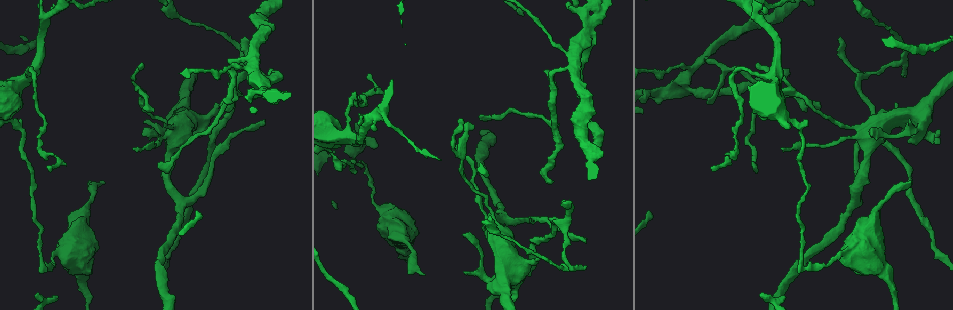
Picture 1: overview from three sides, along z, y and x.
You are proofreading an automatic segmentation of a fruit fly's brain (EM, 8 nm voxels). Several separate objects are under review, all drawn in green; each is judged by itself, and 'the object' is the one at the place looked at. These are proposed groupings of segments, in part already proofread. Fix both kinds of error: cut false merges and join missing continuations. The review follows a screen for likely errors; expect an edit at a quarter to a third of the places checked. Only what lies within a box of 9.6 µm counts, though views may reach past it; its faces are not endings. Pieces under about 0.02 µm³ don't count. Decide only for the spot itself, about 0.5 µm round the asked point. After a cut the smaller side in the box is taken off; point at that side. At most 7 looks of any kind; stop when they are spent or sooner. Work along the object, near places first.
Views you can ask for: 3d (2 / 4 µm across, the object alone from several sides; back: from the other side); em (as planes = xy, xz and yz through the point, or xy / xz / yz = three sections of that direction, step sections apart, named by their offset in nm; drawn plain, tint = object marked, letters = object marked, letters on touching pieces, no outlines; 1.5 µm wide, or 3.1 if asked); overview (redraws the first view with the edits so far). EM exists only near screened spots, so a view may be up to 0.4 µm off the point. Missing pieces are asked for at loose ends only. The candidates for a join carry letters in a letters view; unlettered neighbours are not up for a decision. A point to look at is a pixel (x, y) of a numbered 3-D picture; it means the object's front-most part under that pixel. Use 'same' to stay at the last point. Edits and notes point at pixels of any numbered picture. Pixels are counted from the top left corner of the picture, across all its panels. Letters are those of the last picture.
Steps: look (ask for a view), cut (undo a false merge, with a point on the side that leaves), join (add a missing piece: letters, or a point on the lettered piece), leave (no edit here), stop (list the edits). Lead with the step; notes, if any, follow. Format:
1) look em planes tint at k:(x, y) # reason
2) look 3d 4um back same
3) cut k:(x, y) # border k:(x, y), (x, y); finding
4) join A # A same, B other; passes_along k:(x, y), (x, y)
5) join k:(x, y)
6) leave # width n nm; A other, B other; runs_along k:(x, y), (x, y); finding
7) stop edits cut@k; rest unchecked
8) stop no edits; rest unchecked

look em xz step 4 tint at 1:(549, 182) # thin end

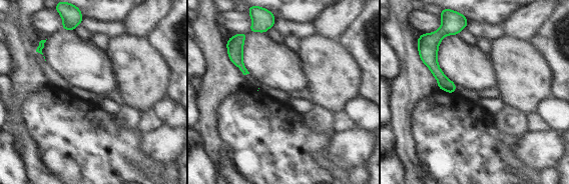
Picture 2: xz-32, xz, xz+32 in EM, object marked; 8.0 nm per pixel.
look em planes letters same # another direction

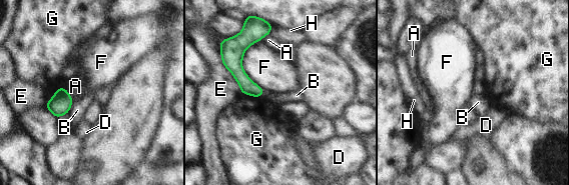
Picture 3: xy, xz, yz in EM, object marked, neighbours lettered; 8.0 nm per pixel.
leave # longest_contact E 460 nm; A other, B other, D other, E other, F other, G other, H other; border 3:(241, 92), (261, 97); no lettered piece goes on from it

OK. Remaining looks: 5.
look 3d 4um at 1:(904, 56)

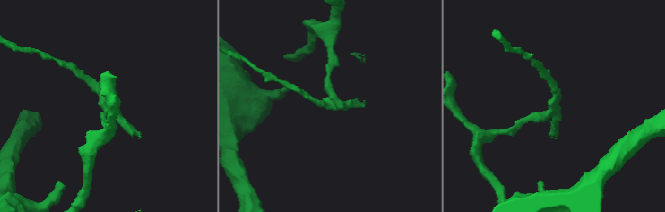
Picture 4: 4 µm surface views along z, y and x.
look em xz step 8 tint at 4:(553, 107) # shape alone is not enough

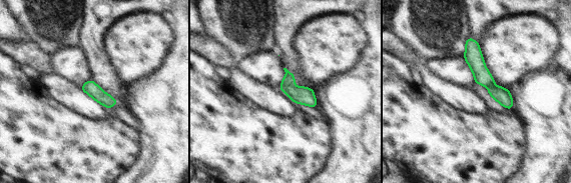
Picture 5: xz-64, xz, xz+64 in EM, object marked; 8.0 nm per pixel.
look em planes letters same # cut it another way

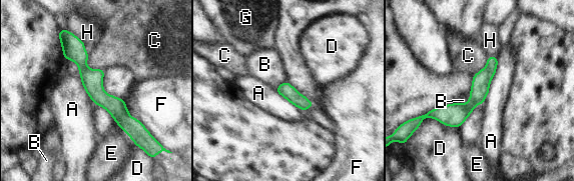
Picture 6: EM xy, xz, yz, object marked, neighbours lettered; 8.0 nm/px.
cut 6:(481, 82) # width 120 nm; A other, B other, C other, D other, E other, F other, G other, H other; a second cell is stuck on

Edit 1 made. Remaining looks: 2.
look em xz step 4 tint at 1:(270, 69)

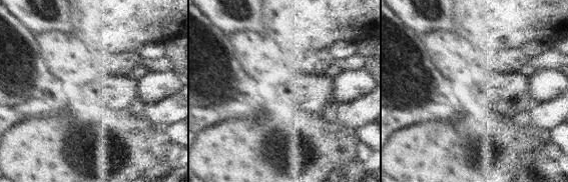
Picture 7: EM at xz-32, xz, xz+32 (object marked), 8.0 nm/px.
look em xy step 4 letters same # another direction

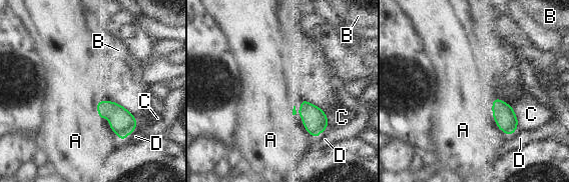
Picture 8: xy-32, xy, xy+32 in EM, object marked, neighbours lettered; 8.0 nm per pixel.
leave # A other, B other, C other, D other; border 8:(98, 100), (98, 116), (122, 140); none of them fits

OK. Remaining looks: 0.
stop edits cut@6; rest unchecked

